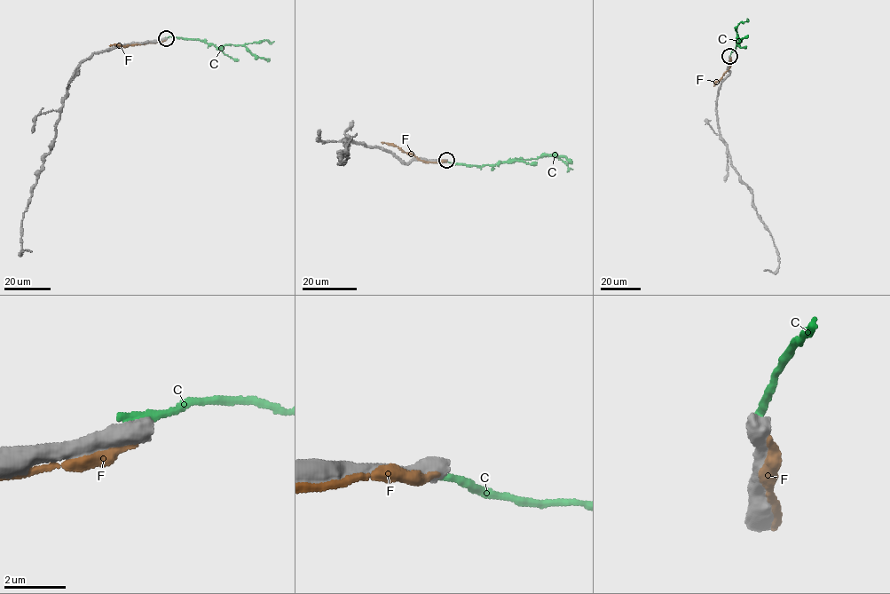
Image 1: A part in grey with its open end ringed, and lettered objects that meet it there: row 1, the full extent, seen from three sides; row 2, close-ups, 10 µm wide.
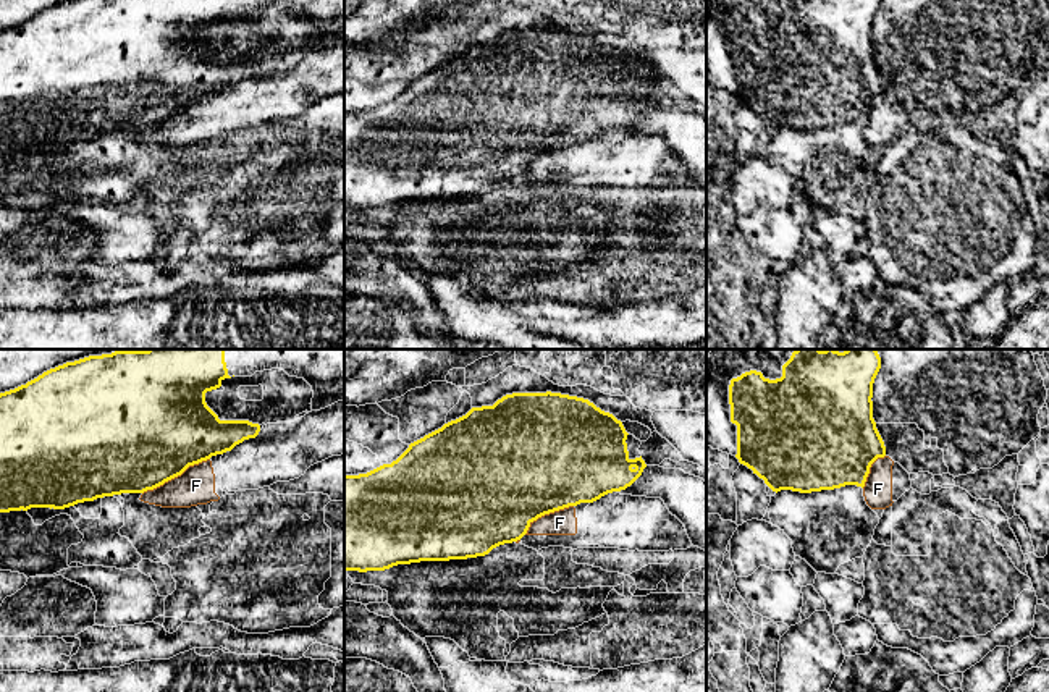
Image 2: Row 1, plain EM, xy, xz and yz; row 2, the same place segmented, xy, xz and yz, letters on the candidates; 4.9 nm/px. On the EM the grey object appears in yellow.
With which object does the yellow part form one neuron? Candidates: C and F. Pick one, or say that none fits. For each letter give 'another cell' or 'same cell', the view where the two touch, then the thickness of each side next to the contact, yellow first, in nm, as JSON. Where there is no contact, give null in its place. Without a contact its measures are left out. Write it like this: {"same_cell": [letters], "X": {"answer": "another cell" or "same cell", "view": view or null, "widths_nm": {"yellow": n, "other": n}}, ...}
{"same_cell": [], "C": {"answer": "another cell", "view": null}, "F": {"answer": "another cell", "view": "xy", "widths_nm": {"yellow": 500, "other": 190}}}

